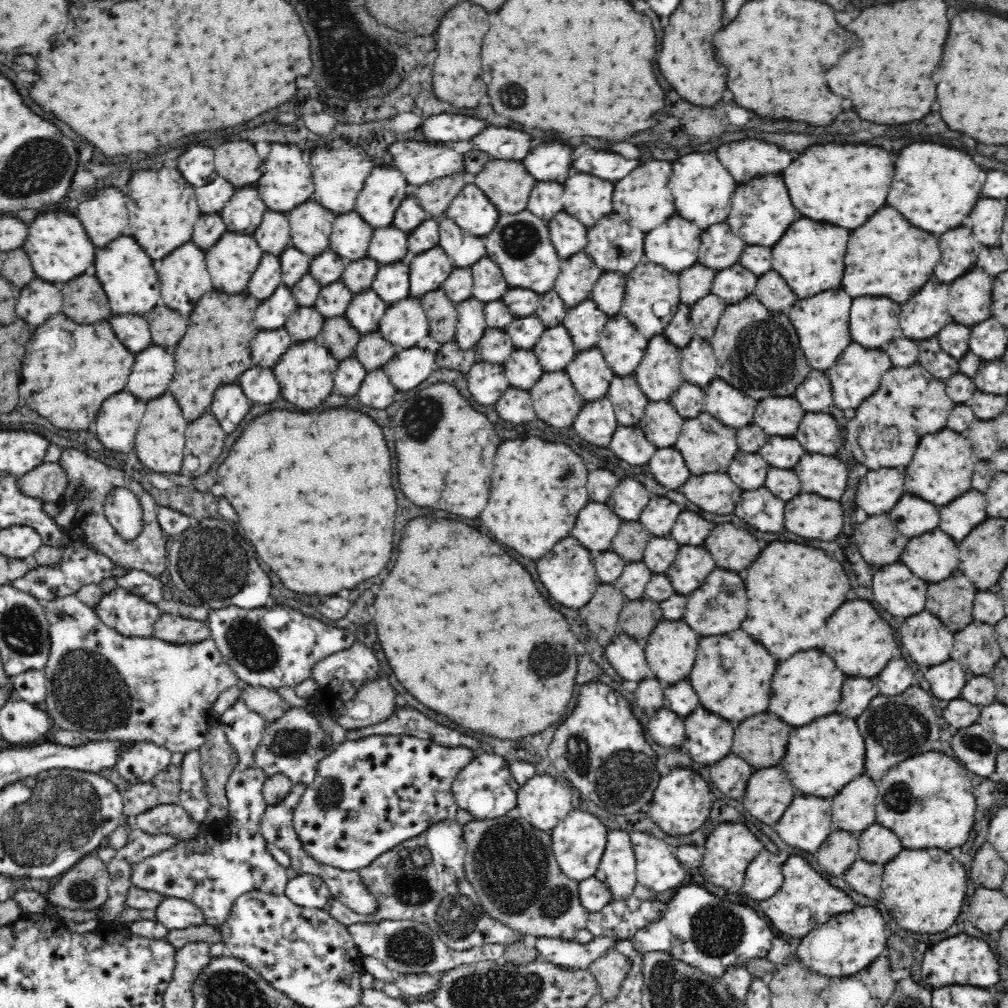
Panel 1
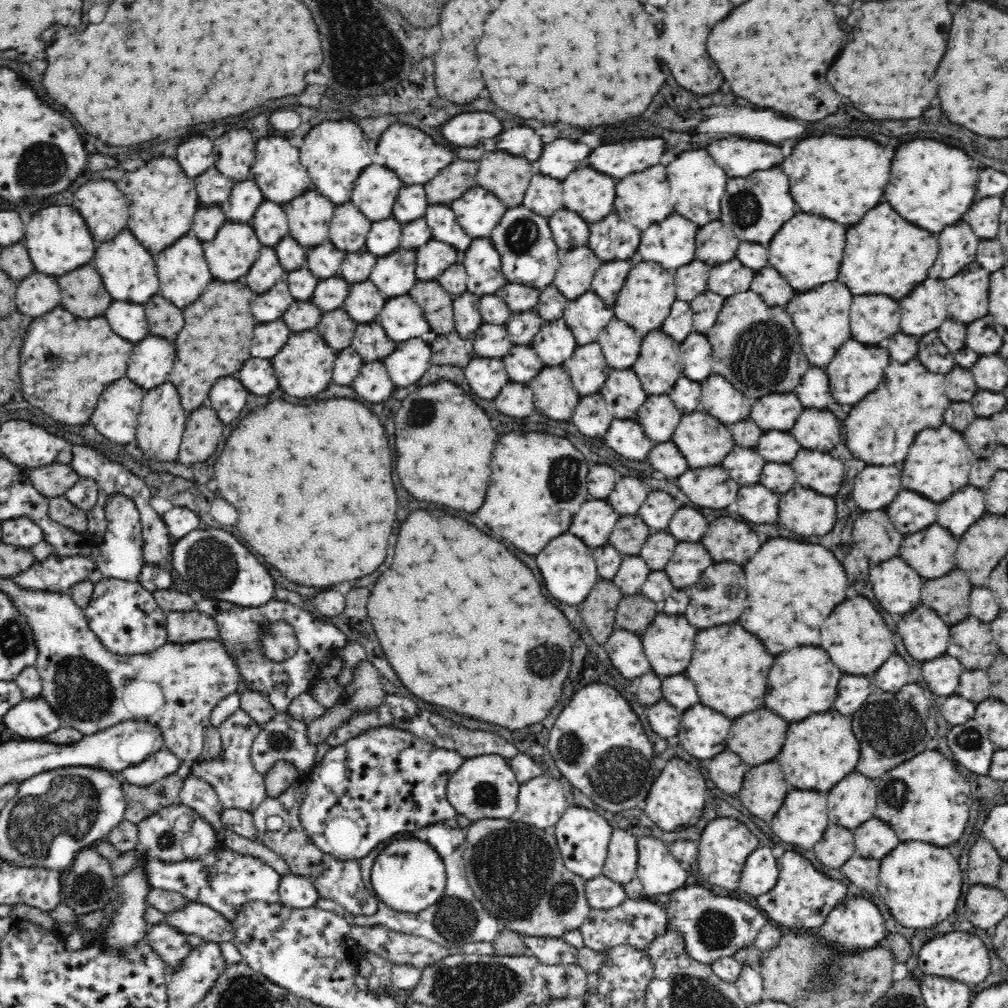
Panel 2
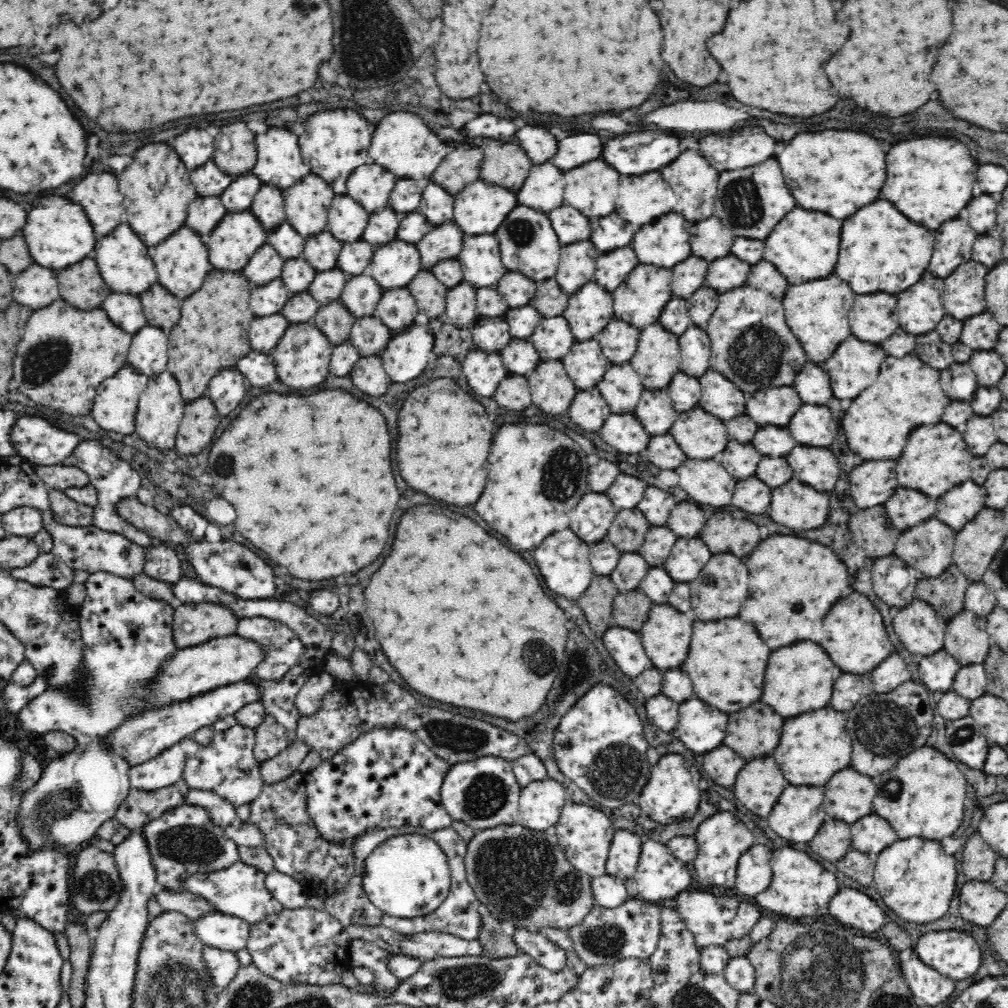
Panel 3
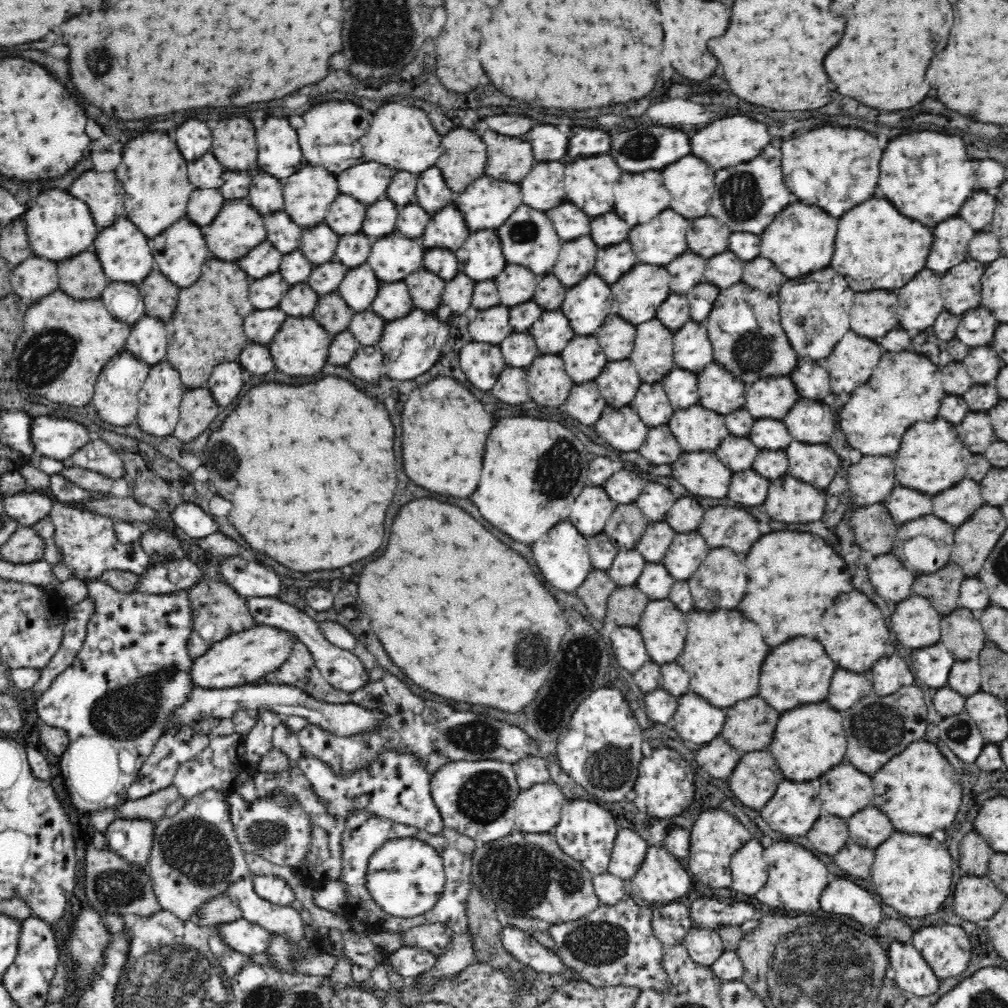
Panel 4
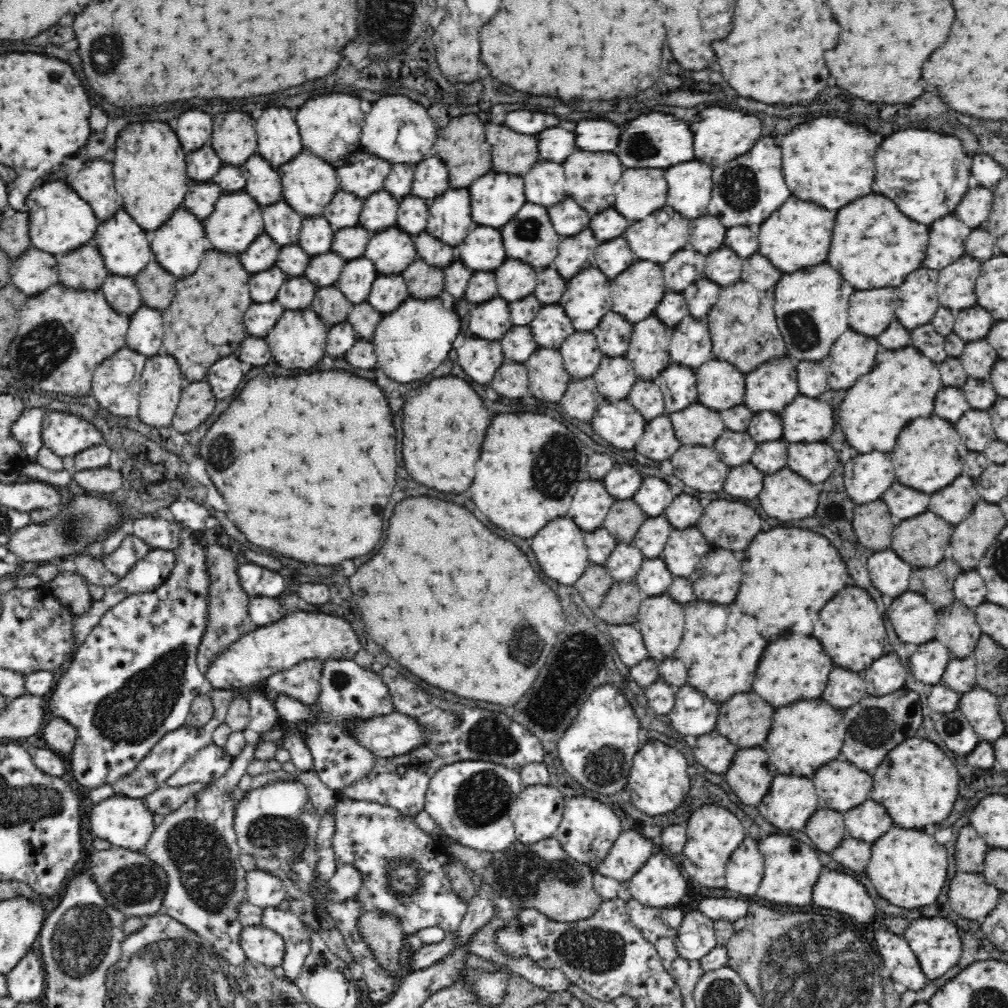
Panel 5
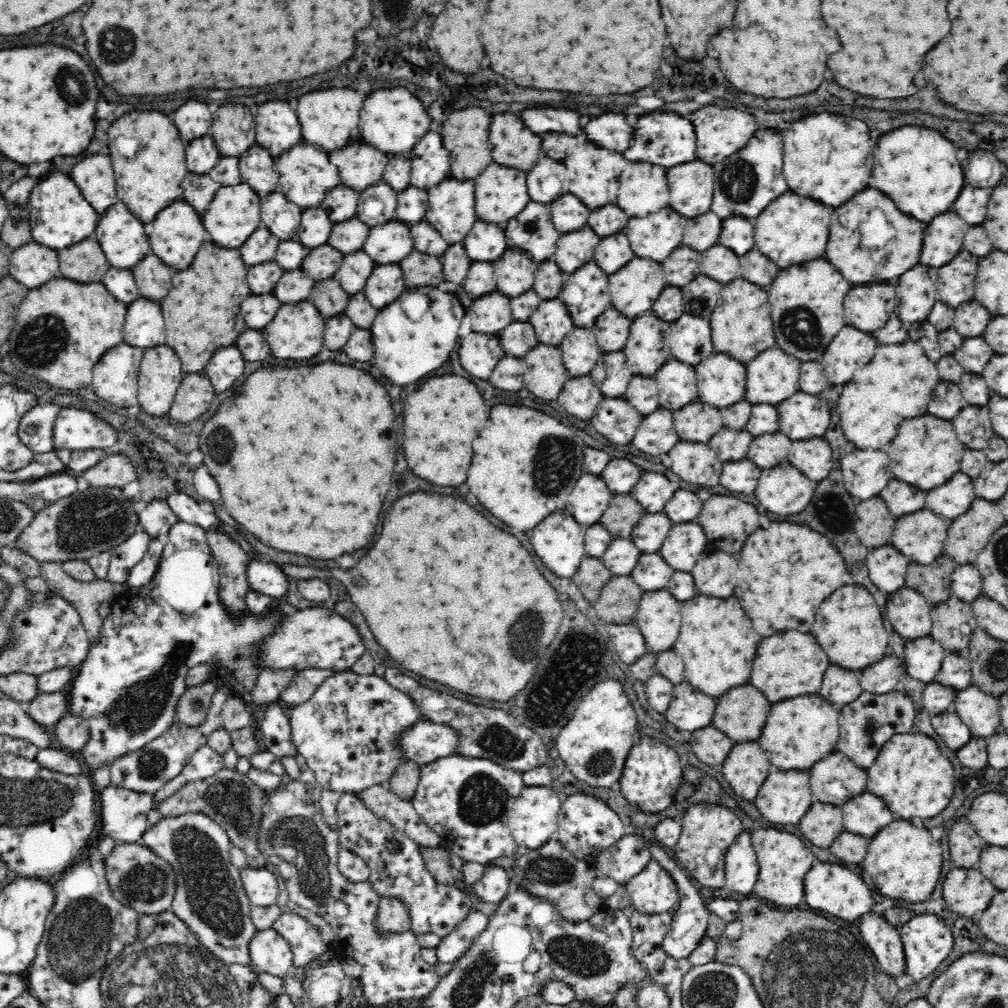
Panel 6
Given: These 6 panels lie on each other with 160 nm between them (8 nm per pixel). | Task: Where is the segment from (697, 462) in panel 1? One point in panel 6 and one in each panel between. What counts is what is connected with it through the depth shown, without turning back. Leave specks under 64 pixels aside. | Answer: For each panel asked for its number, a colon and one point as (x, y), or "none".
2: (704, 441)
3: (700, 435)
4: (696, 428)
5: (696, 424)
6: (696, 422)

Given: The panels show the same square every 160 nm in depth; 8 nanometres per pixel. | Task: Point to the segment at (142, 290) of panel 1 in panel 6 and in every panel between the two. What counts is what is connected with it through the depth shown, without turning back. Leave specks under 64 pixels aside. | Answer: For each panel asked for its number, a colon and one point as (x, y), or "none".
2: (128, 270)
3: (123, 260)
4: (125, 255)
5: (125, 248)
6: (118, 227)

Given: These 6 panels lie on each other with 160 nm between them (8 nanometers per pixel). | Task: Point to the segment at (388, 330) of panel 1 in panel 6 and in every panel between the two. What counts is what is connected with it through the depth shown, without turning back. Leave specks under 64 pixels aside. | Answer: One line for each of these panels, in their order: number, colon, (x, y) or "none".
2: (402, 319)
3: (397, 308)
4: (393, 300)
5: (388, 291)
6: (386, 282)

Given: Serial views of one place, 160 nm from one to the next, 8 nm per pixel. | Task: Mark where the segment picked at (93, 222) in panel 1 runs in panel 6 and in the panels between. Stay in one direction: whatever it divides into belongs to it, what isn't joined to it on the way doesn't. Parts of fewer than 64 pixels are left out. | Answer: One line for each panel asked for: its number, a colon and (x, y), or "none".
2: (104, 208)
3: (98, 194)
4: (97, 189)
5: (95, 182)
6: (94, 176)

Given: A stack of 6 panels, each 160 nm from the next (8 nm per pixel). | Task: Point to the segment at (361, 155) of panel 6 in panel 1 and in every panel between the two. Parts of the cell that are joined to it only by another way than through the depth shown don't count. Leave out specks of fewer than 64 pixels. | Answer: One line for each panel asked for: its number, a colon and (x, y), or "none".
1: (385, 188)
2: (375, 191)
3: (370, 185)
4: (367, 182)
5: (362, 174)

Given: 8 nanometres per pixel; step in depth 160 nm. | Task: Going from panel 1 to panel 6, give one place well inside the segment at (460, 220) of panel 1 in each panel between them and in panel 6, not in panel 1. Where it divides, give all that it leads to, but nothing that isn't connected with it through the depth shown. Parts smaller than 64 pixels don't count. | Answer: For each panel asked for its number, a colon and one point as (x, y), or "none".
2: (478, 211)
3: (480, 208)
4: (486, 203)
5: (495, 198)
6: (501, 193)

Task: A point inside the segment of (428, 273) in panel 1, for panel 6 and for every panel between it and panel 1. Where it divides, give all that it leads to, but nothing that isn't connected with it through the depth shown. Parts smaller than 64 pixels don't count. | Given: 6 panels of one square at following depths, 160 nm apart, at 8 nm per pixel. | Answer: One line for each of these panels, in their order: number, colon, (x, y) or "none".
2: (433, 258)
3: (445, 240)
4: (447, 228)
5: (449, 216)
6: (451, 203)

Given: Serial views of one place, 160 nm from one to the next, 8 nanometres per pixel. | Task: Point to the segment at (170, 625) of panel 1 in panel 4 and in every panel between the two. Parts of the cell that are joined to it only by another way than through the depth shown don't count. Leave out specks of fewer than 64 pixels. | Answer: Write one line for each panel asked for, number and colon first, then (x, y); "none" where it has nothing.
2: (190, 626)
3: (194, 624)
4: (219, 611)

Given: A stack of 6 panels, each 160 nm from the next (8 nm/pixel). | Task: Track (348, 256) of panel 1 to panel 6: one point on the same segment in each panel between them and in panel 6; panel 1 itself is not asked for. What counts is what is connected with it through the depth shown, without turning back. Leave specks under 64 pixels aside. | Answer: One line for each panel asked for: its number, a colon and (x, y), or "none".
2: (348, 228)
3: (347, 219)
4: (346, 215)
5: (343, 211)
6: (341, 203)

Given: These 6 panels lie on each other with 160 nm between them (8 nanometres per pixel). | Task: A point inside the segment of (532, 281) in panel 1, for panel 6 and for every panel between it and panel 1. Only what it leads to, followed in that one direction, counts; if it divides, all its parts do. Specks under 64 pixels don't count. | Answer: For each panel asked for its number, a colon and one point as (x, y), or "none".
2: (529, 255)
3: (528, 243)
4: (528, 238)
5: (530, 237)
6: (532, 230)

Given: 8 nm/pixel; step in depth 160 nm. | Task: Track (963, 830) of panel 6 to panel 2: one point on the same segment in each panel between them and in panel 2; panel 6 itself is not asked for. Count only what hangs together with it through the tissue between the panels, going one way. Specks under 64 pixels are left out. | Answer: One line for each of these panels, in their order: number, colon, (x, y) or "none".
2: (984, 865)
3: (978, 860)
4: (974, 853)
5: (970, 849)

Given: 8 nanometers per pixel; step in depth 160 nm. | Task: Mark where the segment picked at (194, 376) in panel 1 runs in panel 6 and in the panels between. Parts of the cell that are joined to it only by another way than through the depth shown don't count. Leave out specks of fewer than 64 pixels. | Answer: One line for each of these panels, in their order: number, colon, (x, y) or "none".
2: (215, 341)
3: (211, 335)
4: (207, 326)
5: (206, 312)
6: (205, 298)

